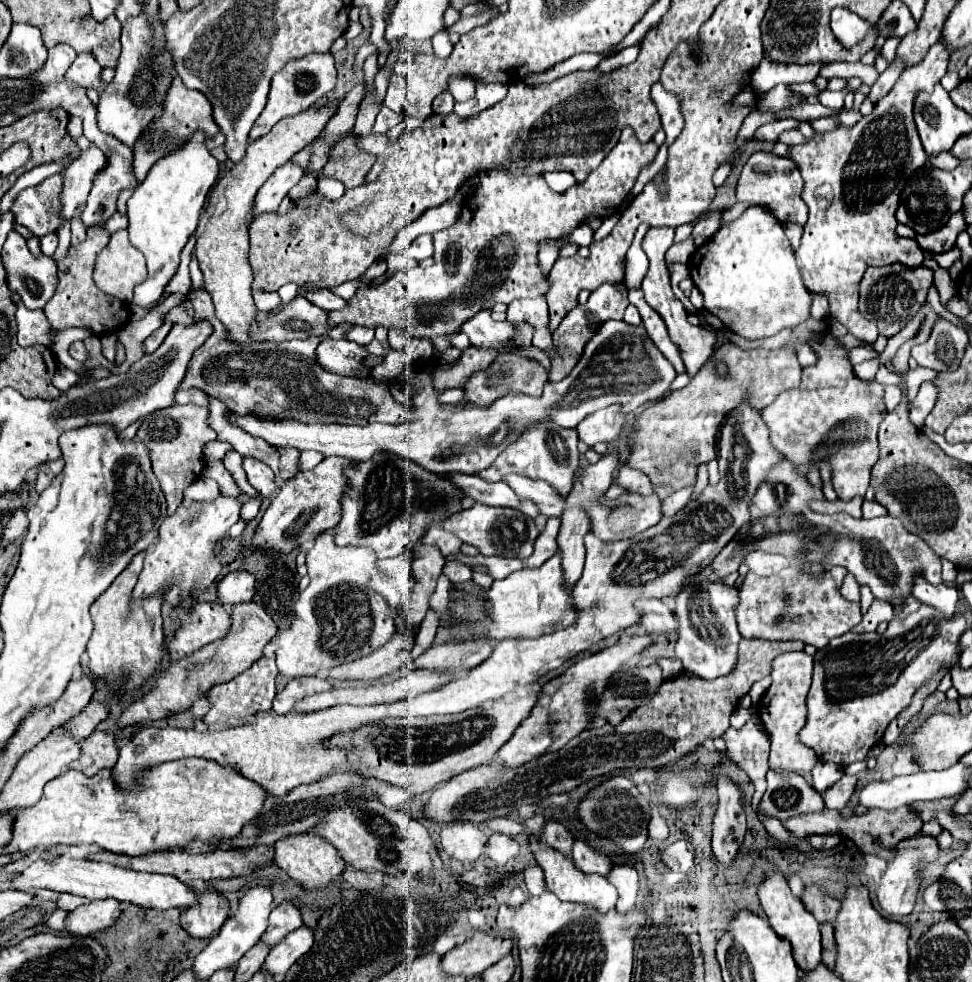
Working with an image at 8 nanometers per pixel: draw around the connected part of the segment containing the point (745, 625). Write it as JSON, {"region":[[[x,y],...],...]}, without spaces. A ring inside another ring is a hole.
{"region":[[[812,564],[814,574],[802,574],[796,566],[784,568],[780,574],[776,576],[760,577],[752,572],[748,572],[741,587],[738,589],[738,606],[736,606],[736,622],[738,622],[738,630],[744,638],[768,638],[768,640],[800,640],[804,644],[812,644],[816,648],[826,646],[826,642],[830,642],[836,636],[846,634],[848,630],[852,630],[860,620],[860,604],[854,602],[846,602],[840,594],[840,590],[836,588],[836,582],[830,578],[830,574],[820,572],[822,566],[820,564]]]}

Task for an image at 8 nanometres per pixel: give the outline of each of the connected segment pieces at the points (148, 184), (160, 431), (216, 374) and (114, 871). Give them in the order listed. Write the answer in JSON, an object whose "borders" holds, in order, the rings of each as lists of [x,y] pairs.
{"borders":[[[[194,134],[182,150],[174,150],[156,162],[146,176],[146,180],[134,188],[132,198],[128,200],[128,234],[134,248],[138,248],[146,258],[148,276],[134,288],[134,302],[136,304],[150,304],[156,302],[164,286],[176,274],[178,258],[182,246],[194,234],[206,196],[218,178],[218,160],[206,150],[204,134]]],[[[186,404],[186,406],[170,406],[166,410],[148,414],[146,418],[142,418],[142,426],[138,428],[136,438],[140,442],[146,442],[146,446],[150,448],[152,470],[166,496],[168,514],[174,514],[182,502],[184,488],[190,486],[194,480],[198,480],[204,470],[204,454],[202,454],[204,446],[214,440],[214,430],[206,426],[206,408]]],[[[196,290],[190,296],[196,310],[194,318],[206,318],[214,326],[214,334],[198,348],[190,360],[190,370],[180,388],[198,388],[222,400],[228,410],[238,416],[298,420],[308,424],[352,424],[366,426],[374,422],[402,424],[410,416],[410,408],[394,402],[388,386],[376,380],[340,376],[324,370],[316,358],[316,346],[324,338],[340,338],[340,328],[328,336],[310,336],[306,340],[286,342],[232,342],[226,338],[224,324],[214,316],[214,304],[206,290]]],[[[68,854],[58,856],[54,860],[36,860],[28,868],[24,868],[14,880],[16,886],[30,888],[30,890],[52,890],[52,892],[70,892],[76,896],[86,896],[90,900],[94,898],[116,898],[126,900],[144,908],[188,908],[192,902],[196,902],[196,894],[190,886],[182,884],[178,878],[168,874],[148,874],[148,872],[136,872],[112,866],[108,862],[92,862],[92,860],[76,860]]]]}

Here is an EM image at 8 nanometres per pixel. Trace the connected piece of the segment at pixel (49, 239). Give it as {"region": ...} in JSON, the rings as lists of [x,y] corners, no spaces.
{"region":[[[46,234],[40,238],[40,250],[42,254],[46,256],[52,256],[54,250],[56,250],[56,244],[58,244],[58,236],[56,234]]]}

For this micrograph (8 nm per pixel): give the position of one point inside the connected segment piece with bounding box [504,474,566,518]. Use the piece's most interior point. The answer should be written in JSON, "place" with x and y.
{"place":[551,503]}

